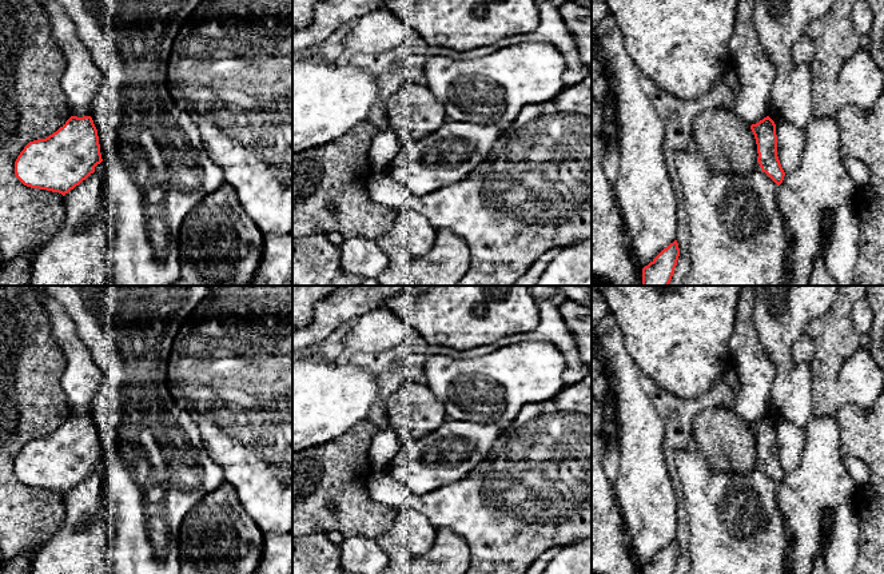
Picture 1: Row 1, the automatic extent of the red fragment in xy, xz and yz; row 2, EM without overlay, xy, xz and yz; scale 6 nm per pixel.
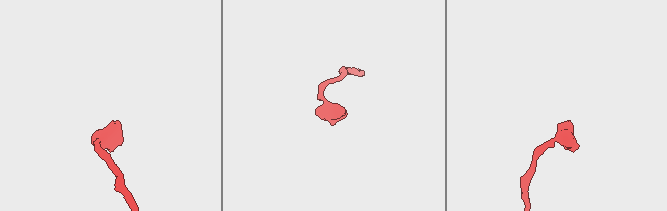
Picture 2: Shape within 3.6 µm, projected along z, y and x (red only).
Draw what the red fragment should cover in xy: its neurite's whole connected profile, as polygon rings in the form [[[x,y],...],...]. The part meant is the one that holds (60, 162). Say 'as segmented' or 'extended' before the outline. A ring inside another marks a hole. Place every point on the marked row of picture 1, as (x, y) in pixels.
as segmented; [[[71,116],[45,139],[29,141],[15,162],[15,175],[27,187],[63,196],[103,162],[91,116]]]

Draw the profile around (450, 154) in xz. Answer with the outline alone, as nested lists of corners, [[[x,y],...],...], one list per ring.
[[[446,120],[423,139],[402,143],[385,175],[423,196],[470,176],[487,160],[502,131],[498,125]]]

